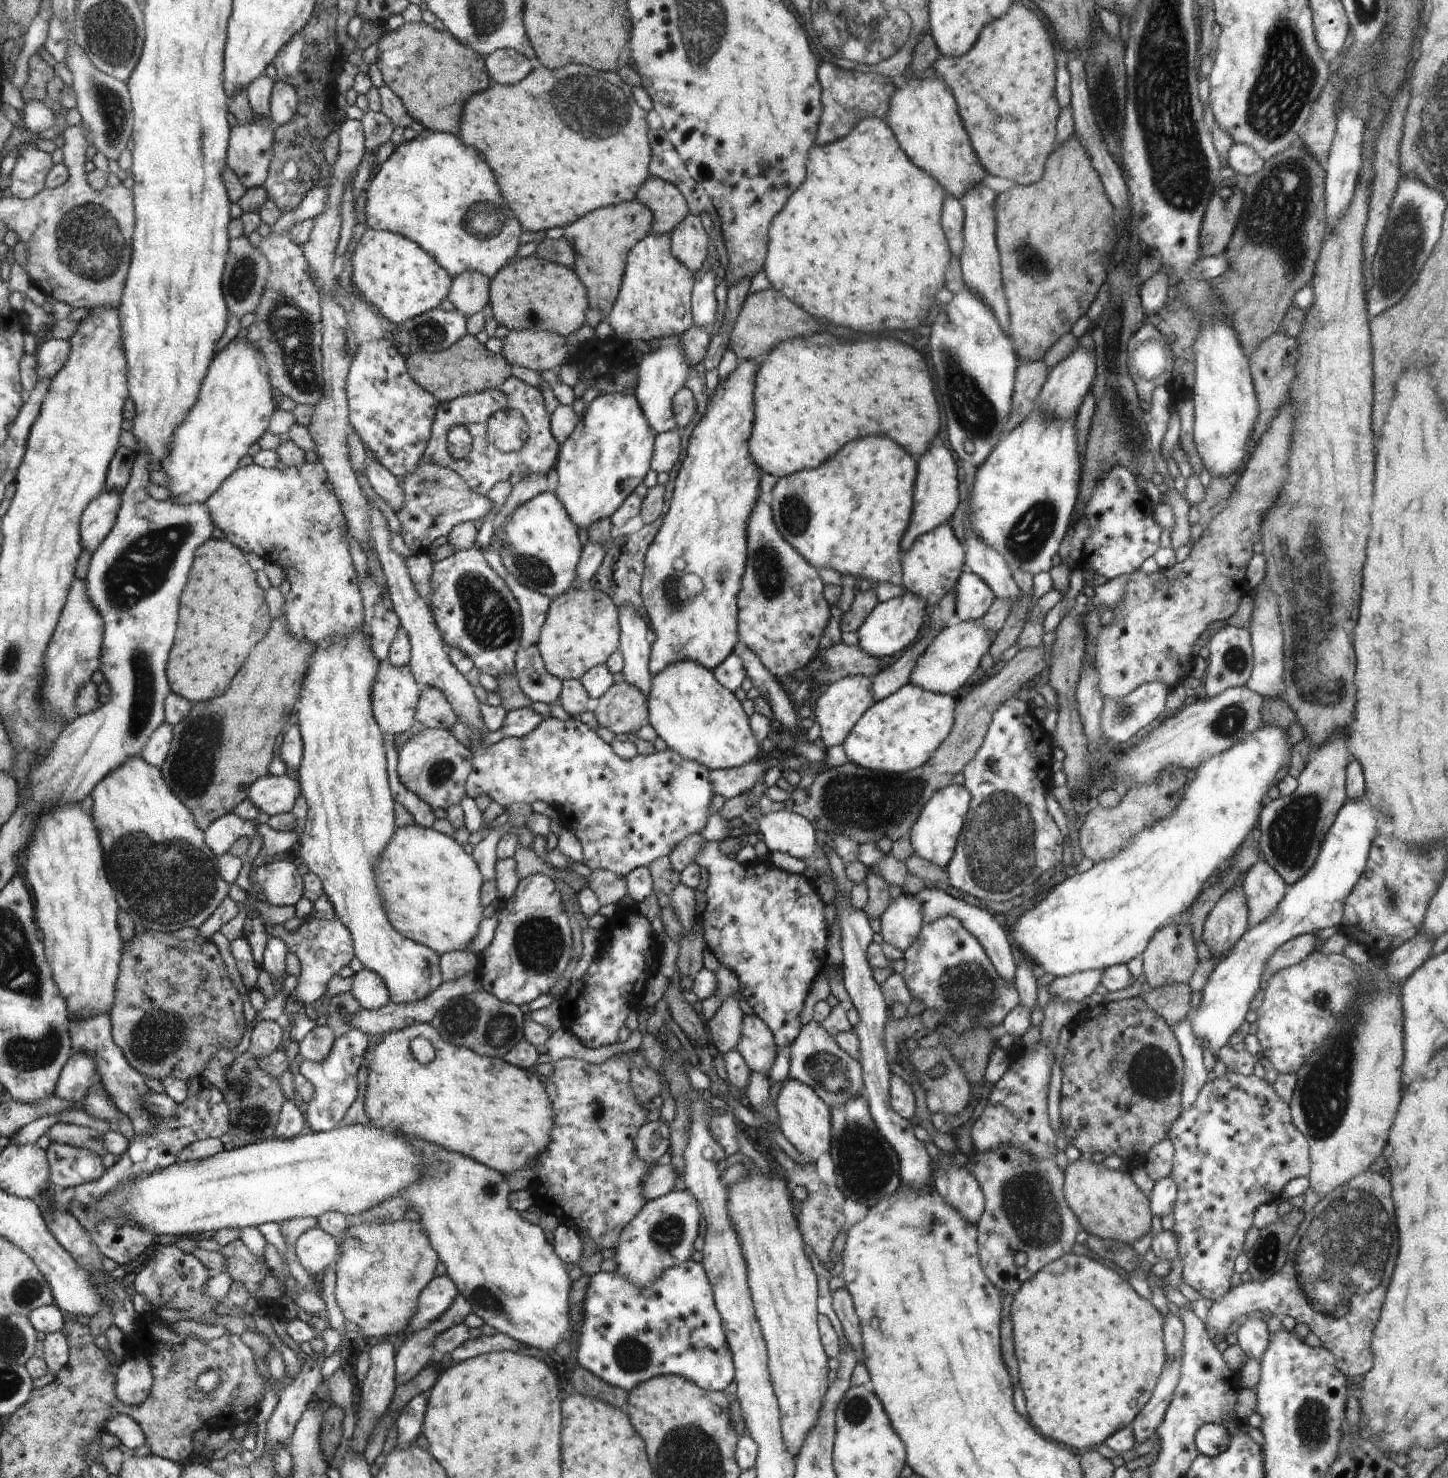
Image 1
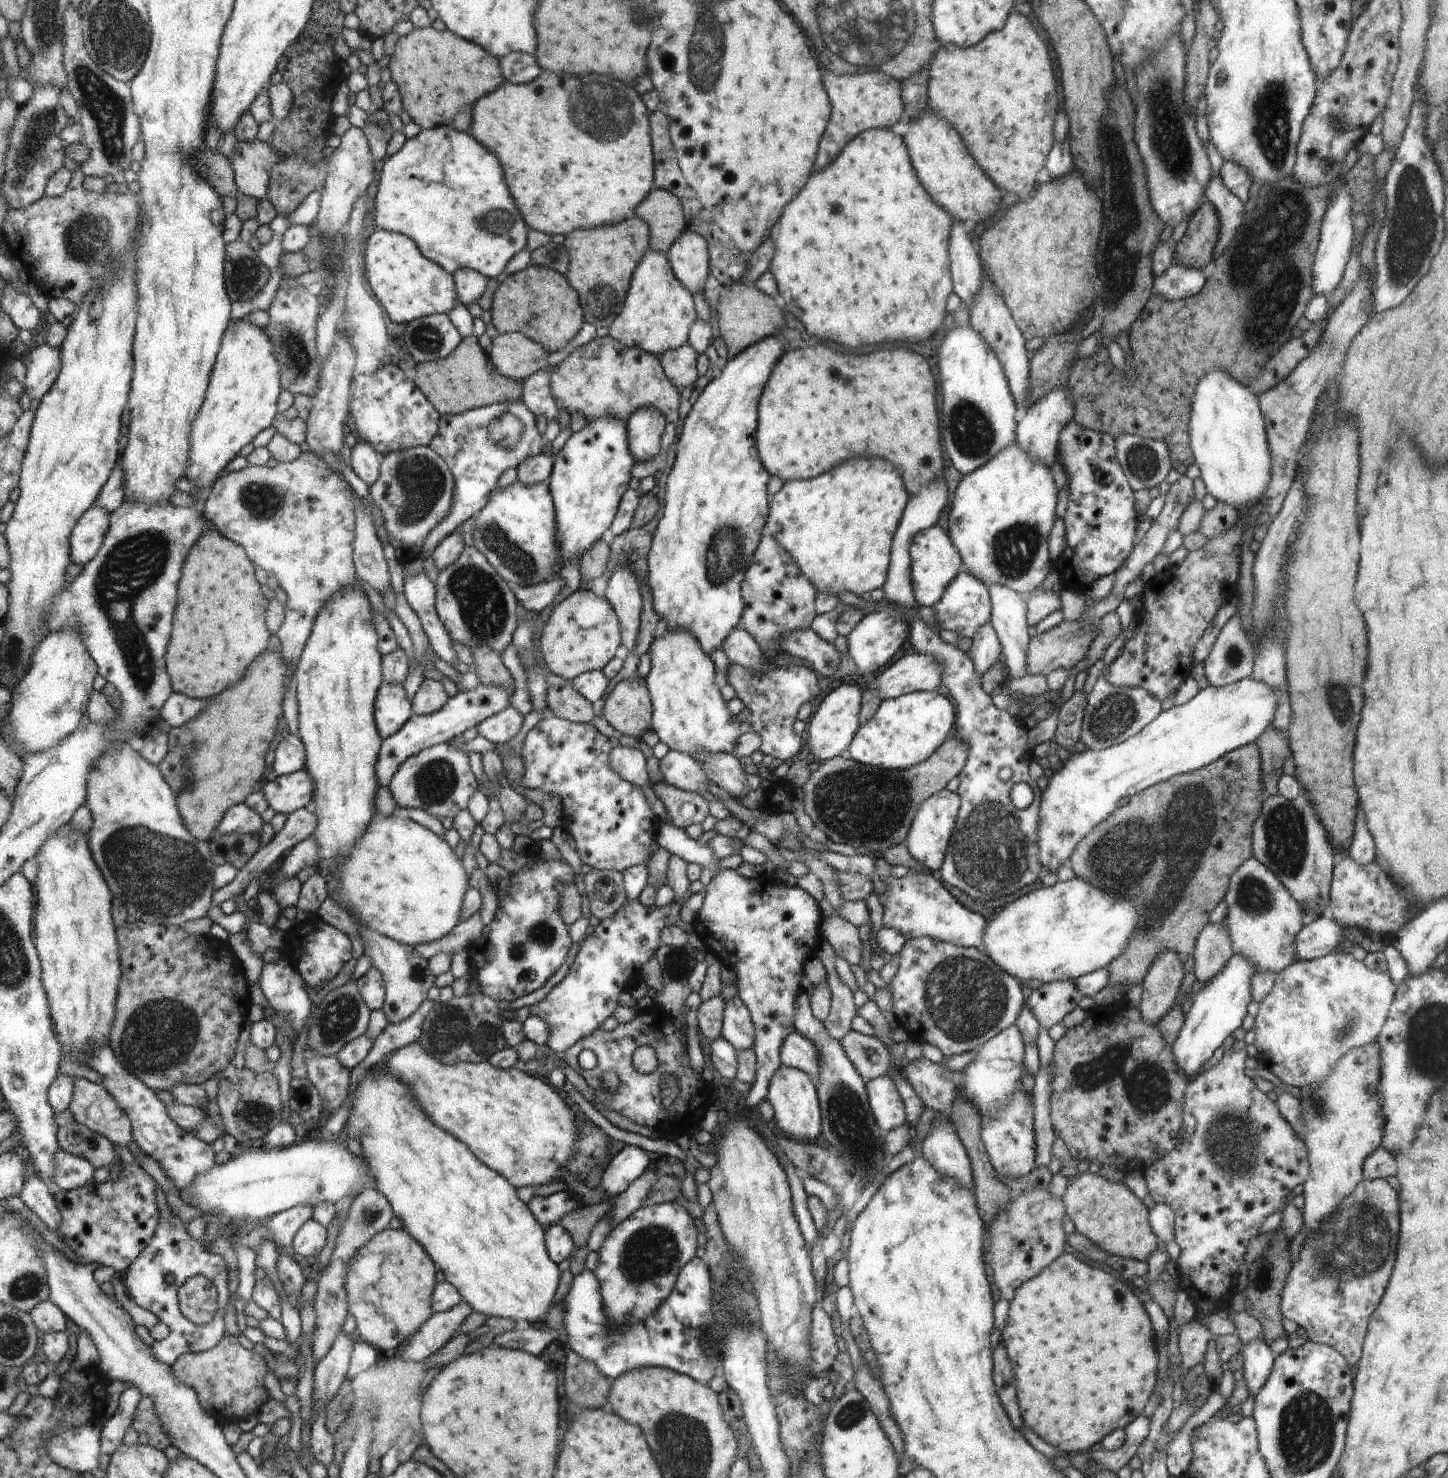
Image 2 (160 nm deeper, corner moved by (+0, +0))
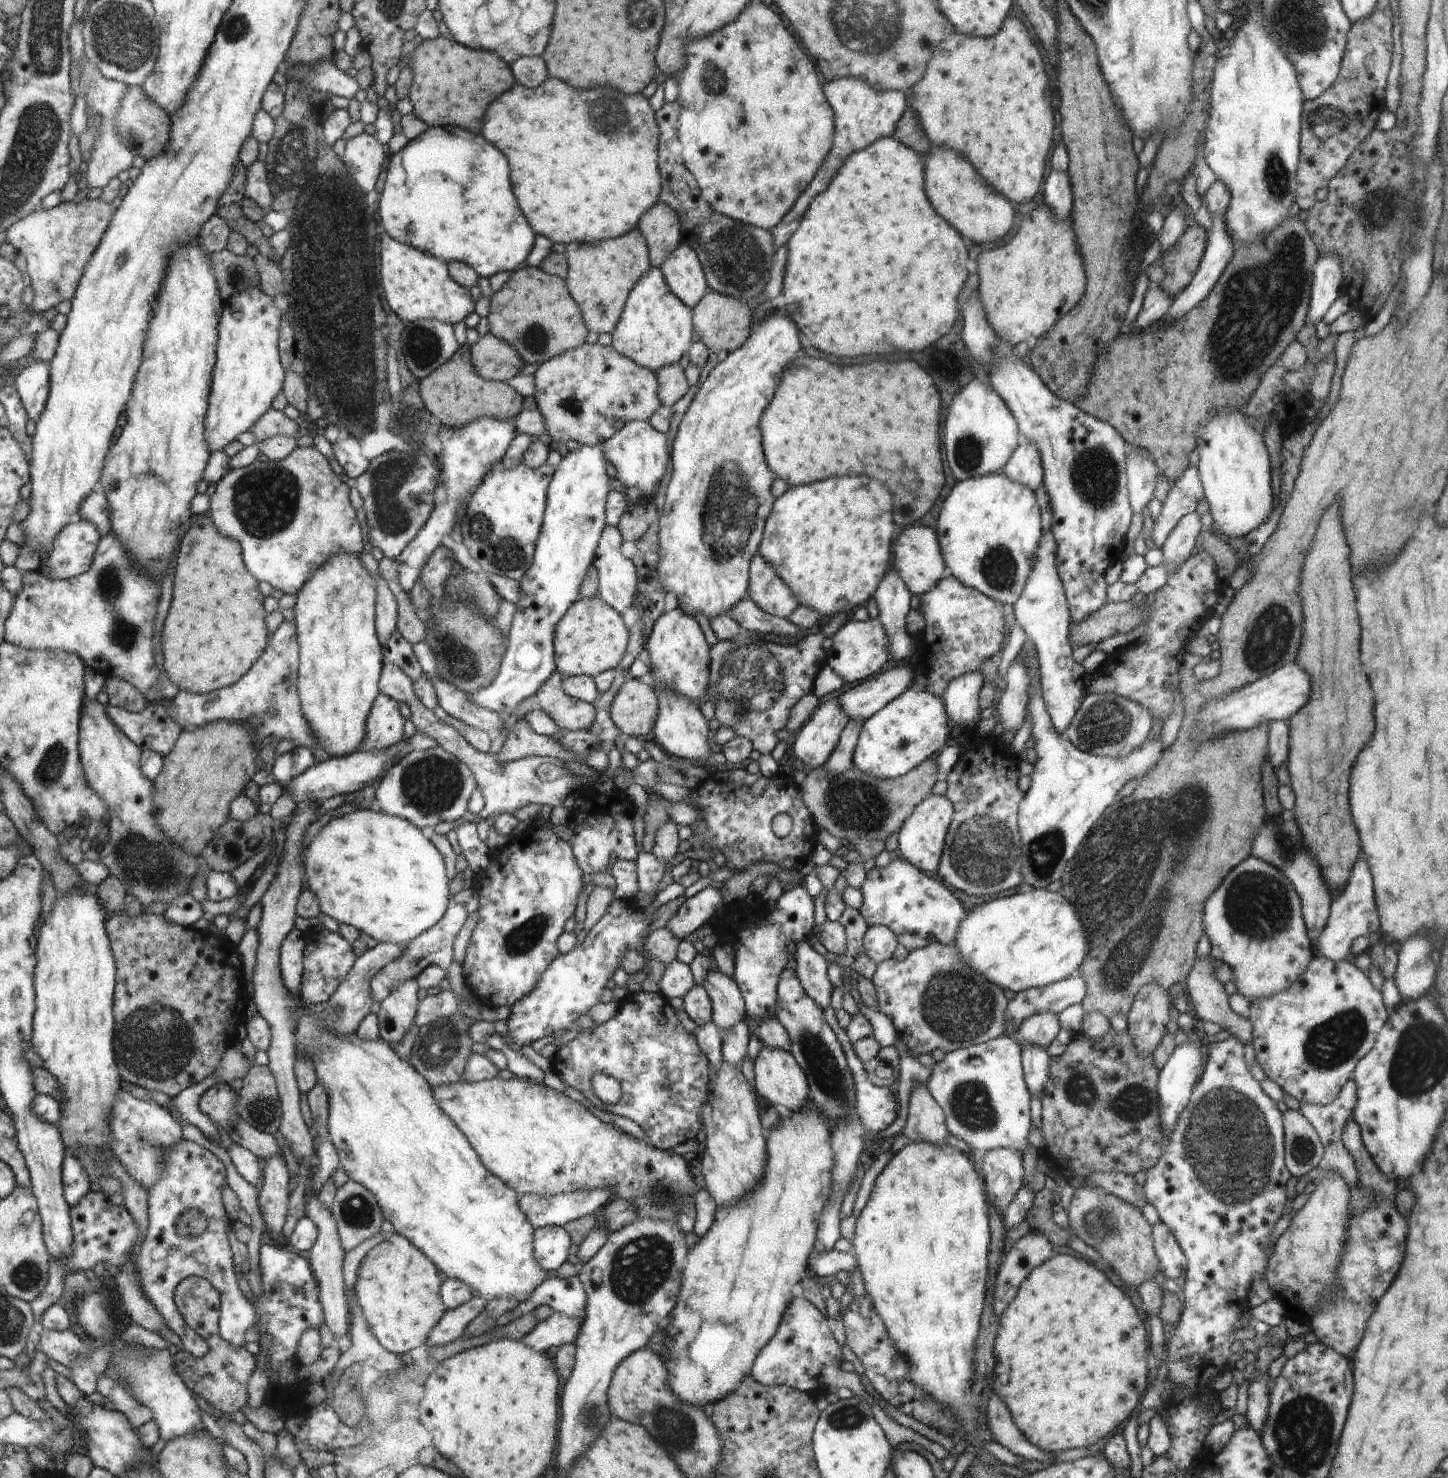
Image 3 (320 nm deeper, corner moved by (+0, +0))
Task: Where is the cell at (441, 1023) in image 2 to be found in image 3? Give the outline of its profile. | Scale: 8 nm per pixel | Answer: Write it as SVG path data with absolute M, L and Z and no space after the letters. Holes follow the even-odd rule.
M459 1011L450 1018L438 1019L420 1027L407 1060L421 1075L424 1075L432 1089L447 1087L461 1079L463 1067L472 1054L470 1047L474 1043L469 1034L471 1022Z

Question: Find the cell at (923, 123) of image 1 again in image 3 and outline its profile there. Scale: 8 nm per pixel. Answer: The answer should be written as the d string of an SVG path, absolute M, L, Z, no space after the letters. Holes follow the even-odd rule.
M930 148L925 156L927 164L928 194L932 194L932 206L940 210L940 216L946 222L952 222L952 226L964 235L964 238L982 244L982 242L996 242L1006 238L1008 232L1014 226L1014 208L997 192L987 181L982 178L970 162L960 158L952 150L944 148Z

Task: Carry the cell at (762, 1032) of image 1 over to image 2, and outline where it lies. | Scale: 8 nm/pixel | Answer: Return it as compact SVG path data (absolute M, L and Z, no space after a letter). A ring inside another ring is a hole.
M738 994L724 1002L722 1036L738 1052L750 1048L755 1042L755 1025L745 1002Z

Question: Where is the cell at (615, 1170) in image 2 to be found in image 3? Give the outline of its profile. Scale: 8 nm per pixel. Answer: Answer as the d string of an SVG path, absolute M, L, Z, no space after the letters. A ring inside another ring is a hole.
M576 1191L575 1193L542 1196L520 1195L520 1210L533 1227L561 1226L584 1215L596 1215L610 1201L611 1191Z

